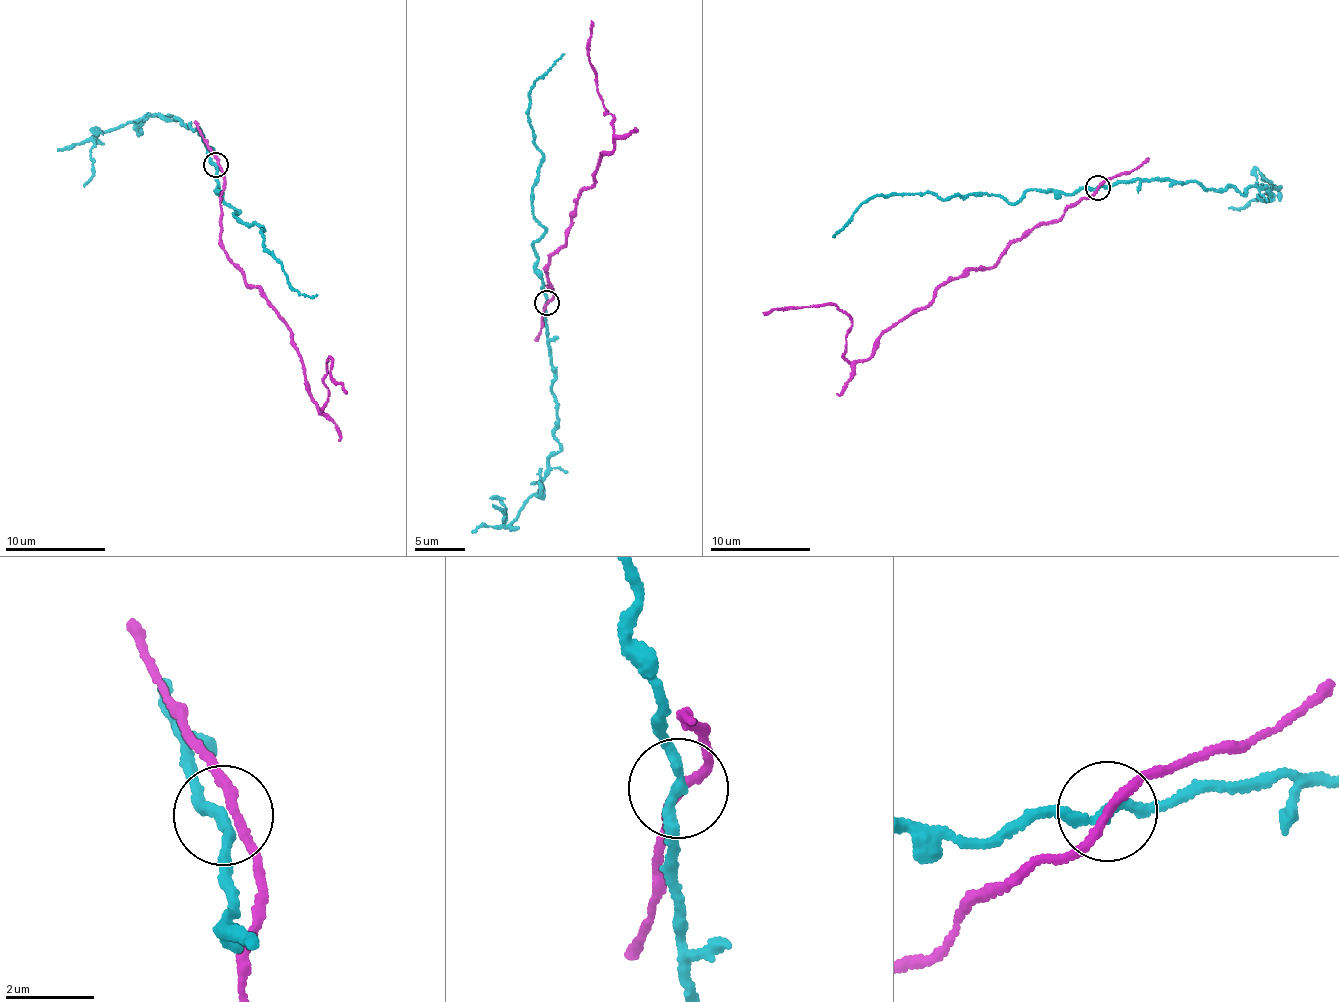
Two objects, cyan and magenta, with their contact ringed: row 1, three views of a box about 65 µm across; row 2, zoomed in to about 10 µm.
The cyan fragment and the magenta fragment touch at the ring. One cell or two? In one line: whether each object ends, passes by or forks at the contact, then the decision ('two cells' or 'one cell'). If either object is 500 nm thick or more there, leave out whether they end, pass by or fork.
cyan passes by; magenta passes by; two cells

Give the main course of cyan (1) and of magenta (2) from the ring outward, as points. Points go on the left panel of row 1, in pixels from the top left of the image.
1: (215, 166), (198, 126), (191, 129), (176, 117), (154, 112), (94, 137), (94, 170), (83, 187)
2: (218, 165), (225, 182), (220, 238), (226, 256), (288, 326), (320, 411), (328, 357), (329, 373), (347, 394)

